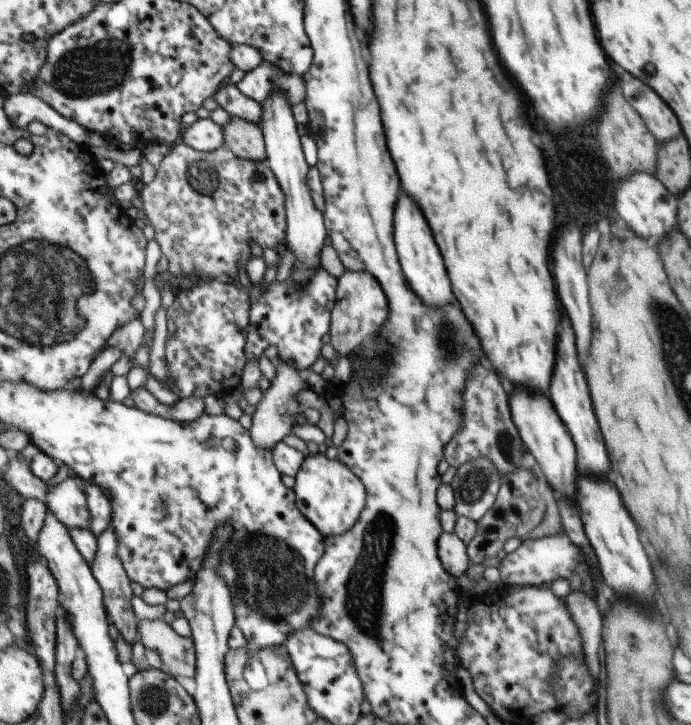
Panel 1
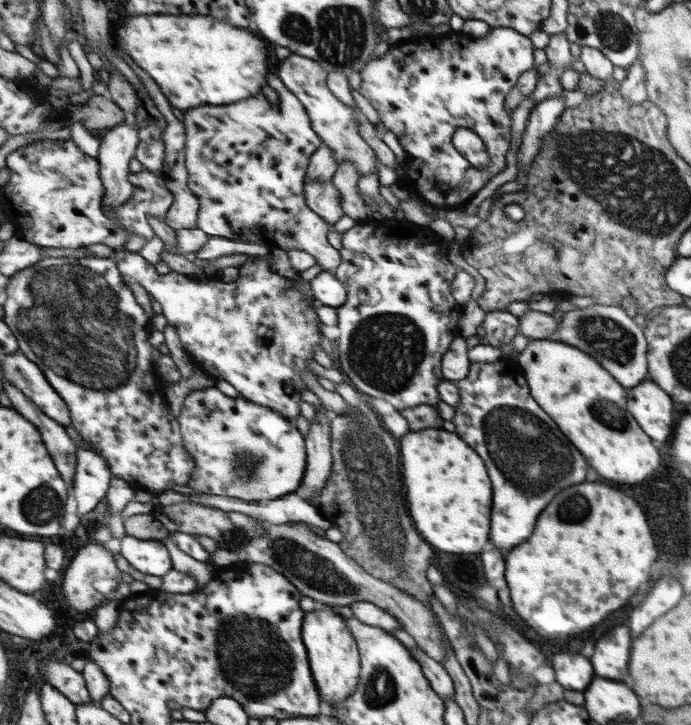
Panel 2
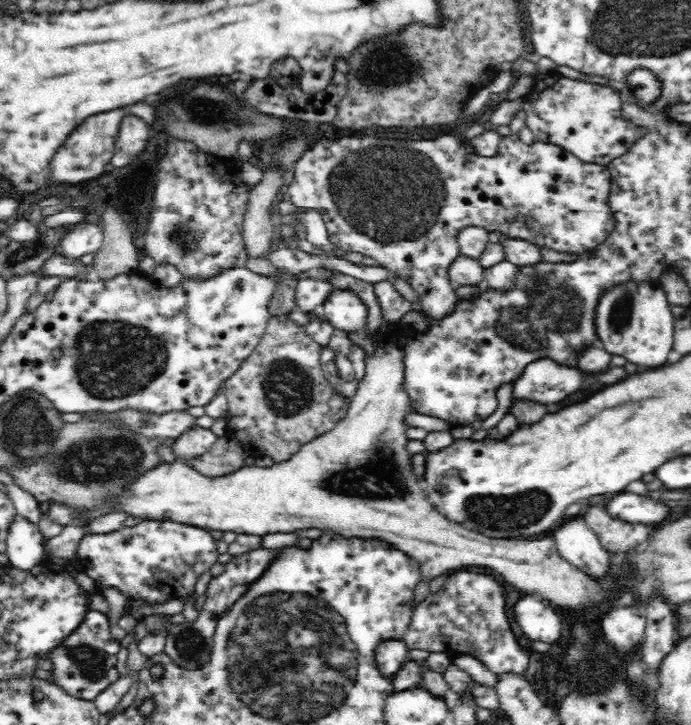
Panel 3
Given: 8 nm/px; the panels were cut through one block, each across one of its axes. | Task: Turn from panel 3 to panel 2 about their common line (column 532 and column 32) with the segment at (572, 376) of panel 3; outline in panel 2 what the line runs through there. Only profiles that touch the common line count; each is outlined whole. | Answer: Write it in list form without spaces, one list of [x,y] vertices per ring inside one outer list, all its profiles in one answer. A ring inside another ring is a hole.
[[[20,350],[20,354],[2,357],[2,367],[11,381],[22,392],[26,392],[48,416],[52,416],[65,427],[73,425],[69,404],[64,402],[64,397],[50,384],[44,370],[36,362],[32,362],[26,353]]]

